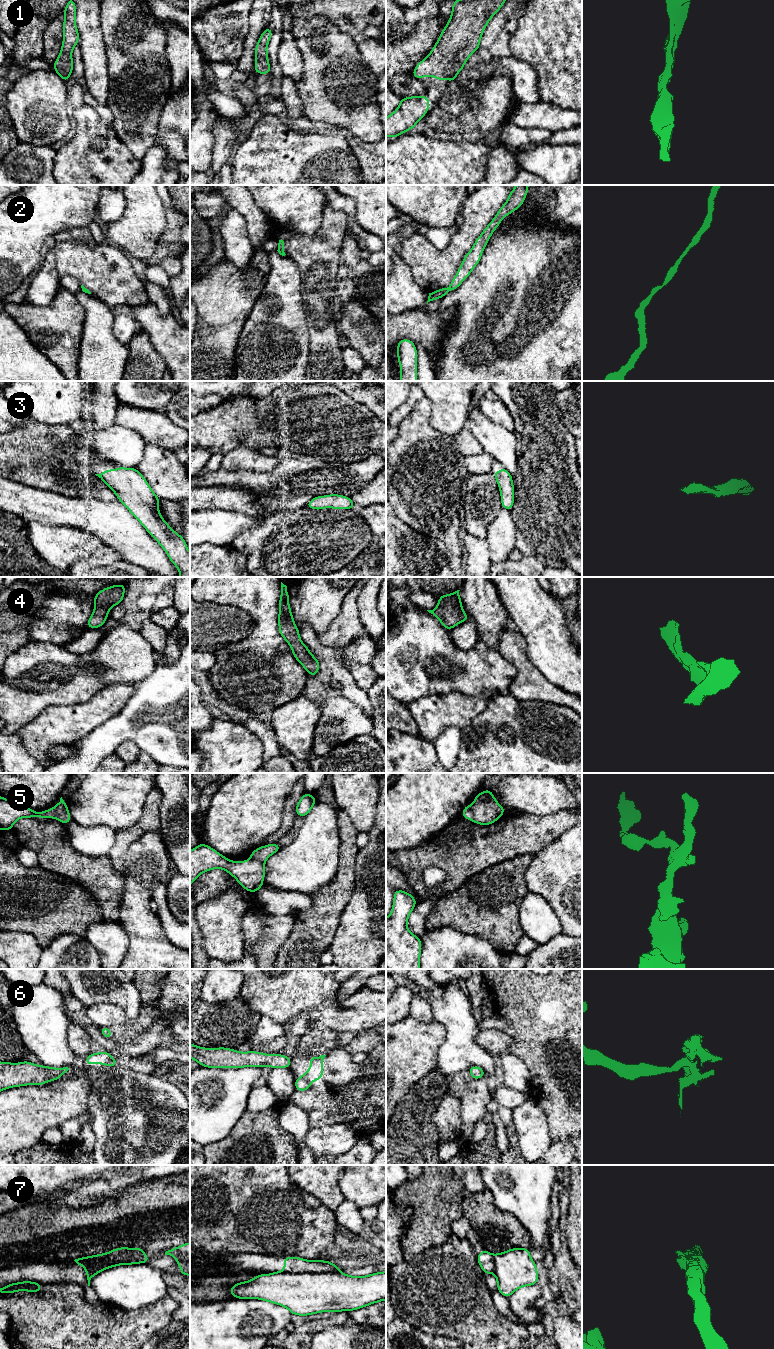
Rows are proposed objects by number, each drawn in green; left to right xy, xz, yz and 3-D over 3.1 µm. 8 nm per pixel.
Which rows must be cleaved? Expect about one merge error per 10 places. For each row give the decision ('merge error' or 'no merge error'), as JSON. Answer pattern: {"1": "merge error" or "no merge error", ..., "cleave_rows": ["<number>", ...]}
{"1": "no merge error", "2": "no merge error", "3": "no merge error", "4": "no merge error", "5": "no merge error", "6": "no merge error", "7": "merge error", "cleave_rows": ["7"]}

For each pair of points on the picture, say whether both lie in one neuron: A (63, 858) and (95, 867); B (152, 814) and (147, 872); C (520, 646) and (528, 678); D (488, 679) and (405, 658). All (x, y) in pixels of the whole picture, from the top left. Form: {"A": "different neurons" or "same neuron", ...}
{"A": "same neuron", "B": "different neurons", "C": "same neuron", "D": "same neuron"}

